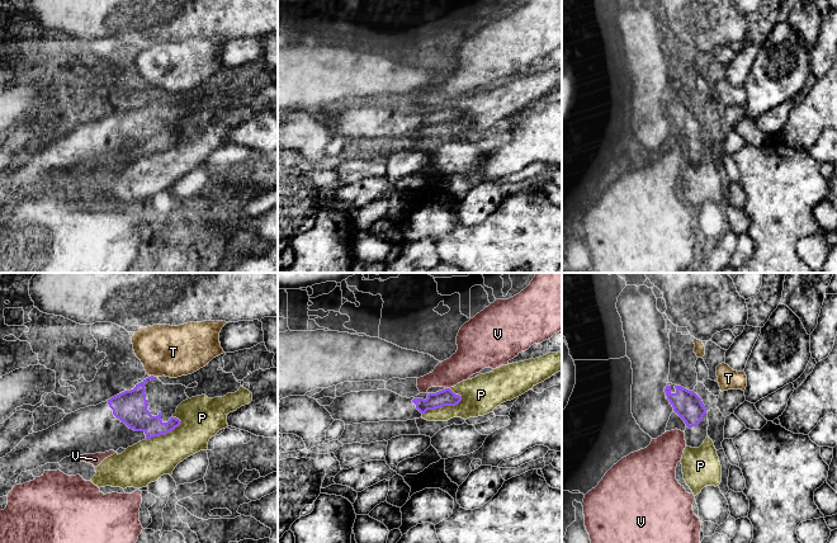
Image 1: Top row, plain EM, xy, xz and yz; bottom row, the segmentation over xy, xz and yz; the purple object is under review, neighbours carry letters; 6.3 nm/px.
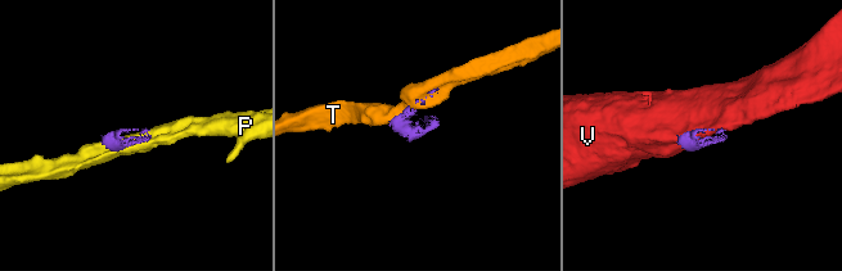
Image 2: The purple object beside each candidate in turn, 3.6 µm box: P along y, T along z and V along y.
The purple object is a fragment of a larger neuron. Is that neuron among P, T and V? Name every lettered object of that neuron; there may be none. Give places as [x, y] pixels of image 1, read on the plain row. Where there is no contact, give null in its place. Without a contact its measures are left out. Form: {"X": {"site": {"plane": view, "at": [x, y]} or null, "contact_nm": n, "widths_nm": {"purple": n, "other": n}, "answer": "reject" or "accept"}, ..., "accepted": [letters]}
{"P": {"site": {"plane": "xz", "at": [443, 122]}, "contact_nm": 280, "widths_nm": {"purple": 110, "other": 240}, "answer": "reject"}, "T": {"site": {"plane": "xy", "at": [152, 91]}, "contact_nm": 30, "widths_nm": {"purple": 200, "other": 320}, "answer": "reject"}, "V": {"site": {"plane": "xz", "at": [448, 104]}, "contact_nm": 30, "widths_nm": {"purple": 110, "other": 200}, "answer": "reject"}, "accepted": []}

